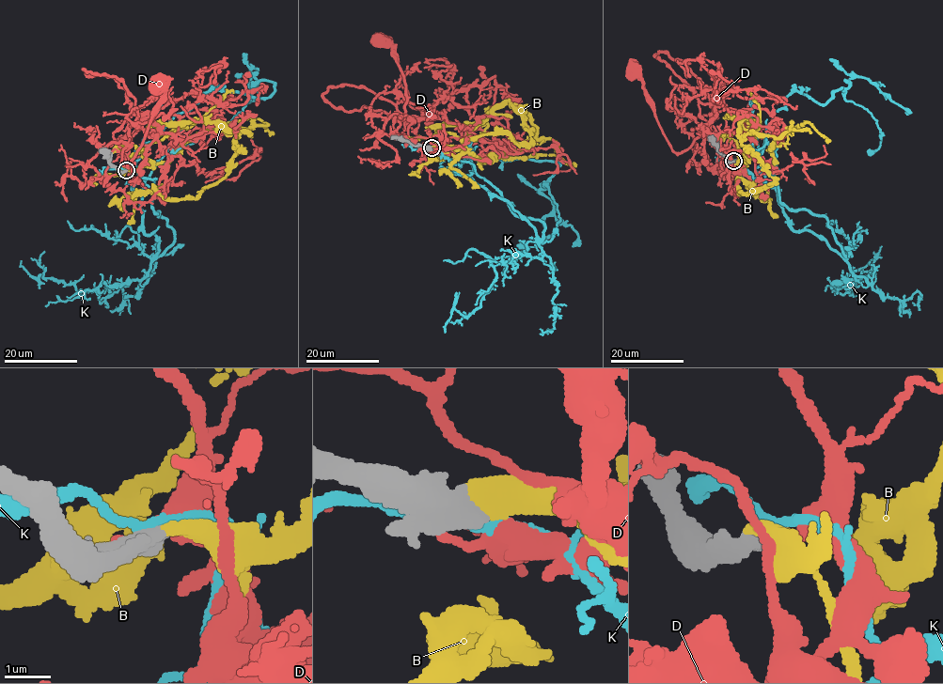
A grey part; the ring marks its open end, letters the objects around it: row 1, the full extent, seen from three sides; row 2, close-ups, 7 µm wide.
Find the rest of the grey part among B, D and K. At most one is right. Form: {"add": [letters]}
{"add": ["B"]}

